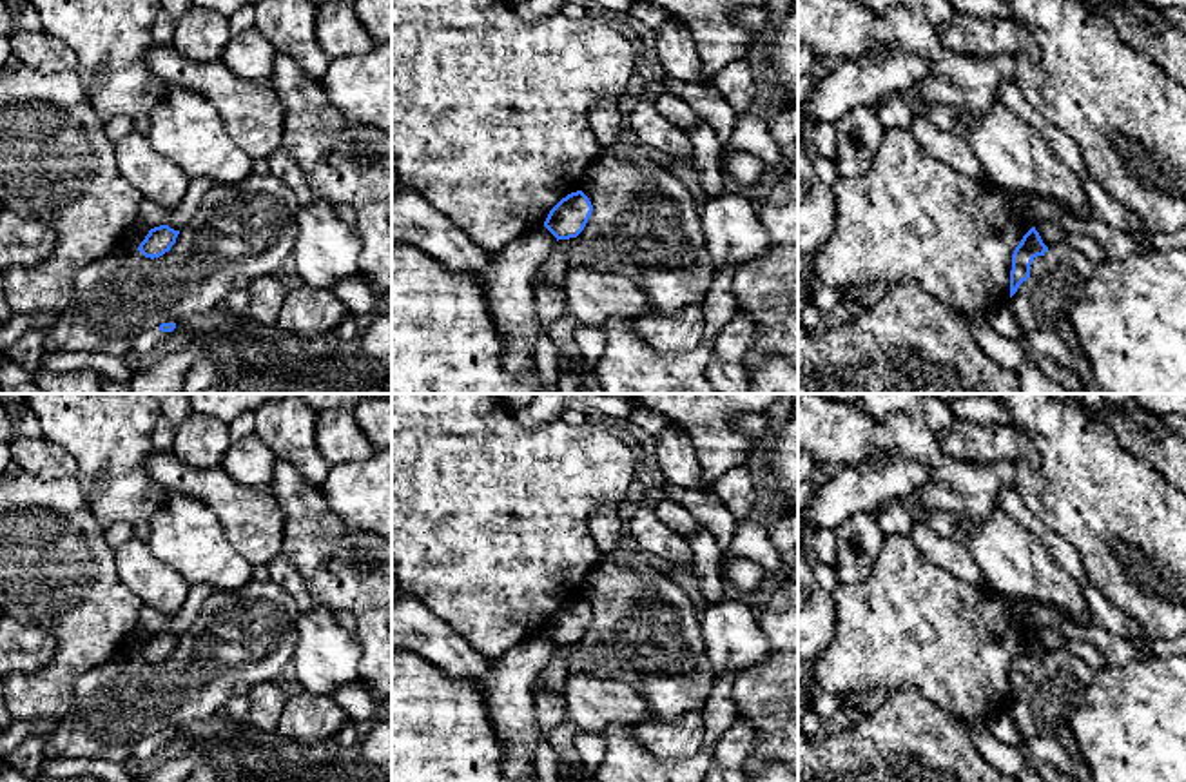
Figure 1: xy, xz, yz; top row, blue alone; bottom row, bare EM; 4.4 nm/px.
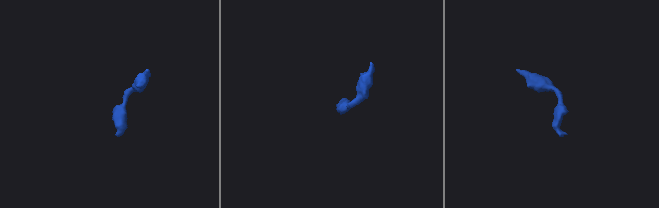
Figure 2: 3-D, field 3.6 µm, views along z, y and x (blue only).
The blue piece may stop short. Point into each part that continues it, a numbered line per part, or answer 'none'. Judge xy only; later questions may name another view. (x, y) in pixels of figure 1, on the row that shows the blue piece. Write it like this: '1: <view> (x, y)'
1: xy (149, 338)

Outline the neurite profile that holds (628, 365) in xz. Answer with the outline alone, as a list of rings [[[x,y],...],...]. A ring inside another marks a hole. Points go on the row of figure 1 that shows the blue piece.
[[[609,318],[595,376],[604,394],[720,394],[707,376],[707,343],[689,352],[658,352],[635,334],[635,321]]]

